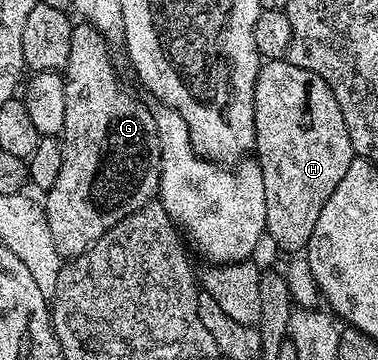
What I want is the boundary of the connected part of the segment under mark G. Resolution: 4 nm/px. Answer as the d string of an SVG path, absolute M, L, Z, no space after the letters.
M79 23L71 30L71 50L65 66L65 123L61 140L63 158L57 183L46 190L45 212L53 243L60 258L81 257L105 231L133 211L145 207L159 192L159 136L154 112L146 109L119 82L108 38L90 23Z

